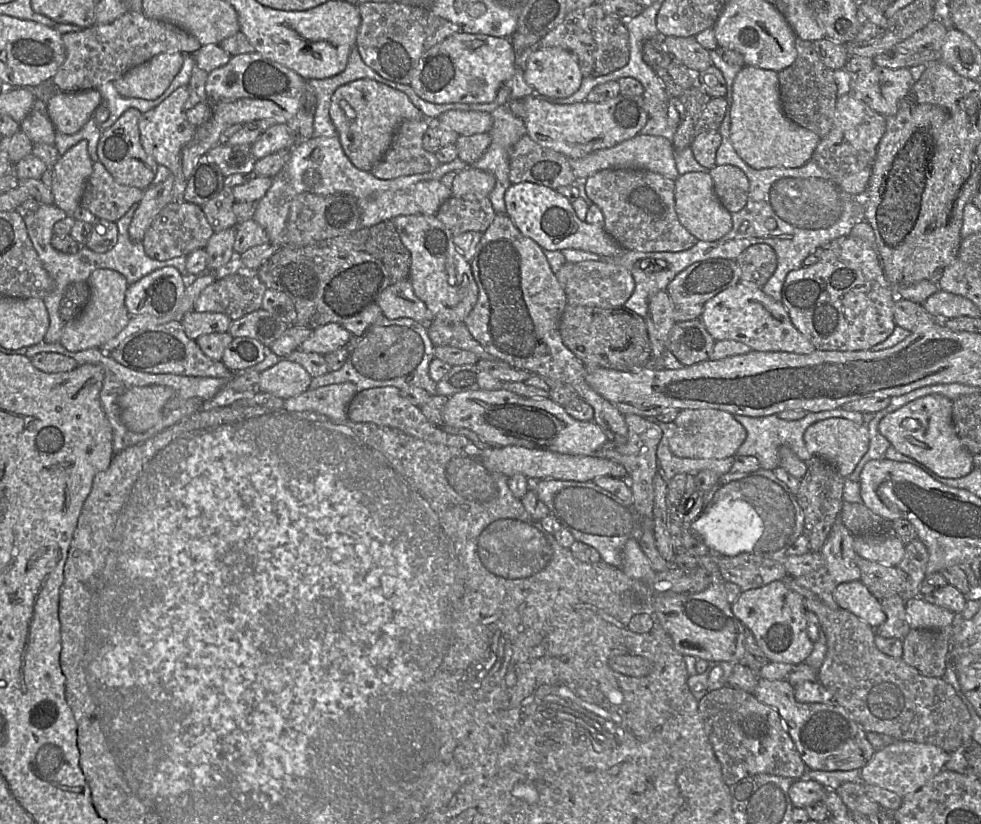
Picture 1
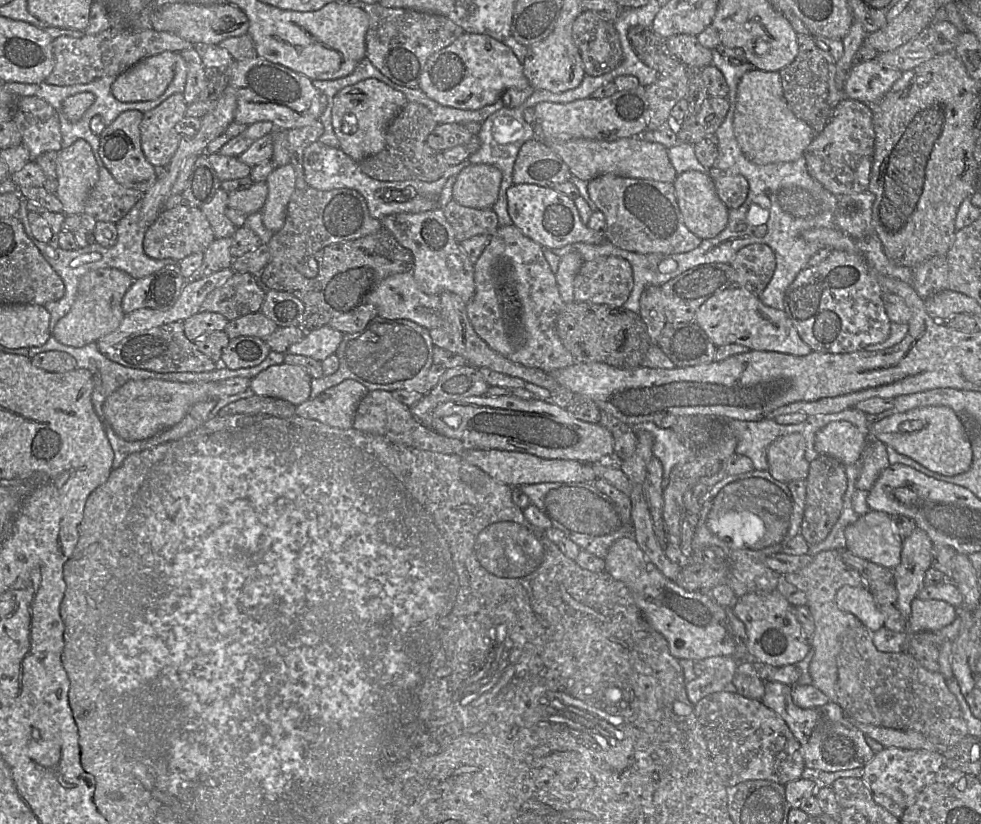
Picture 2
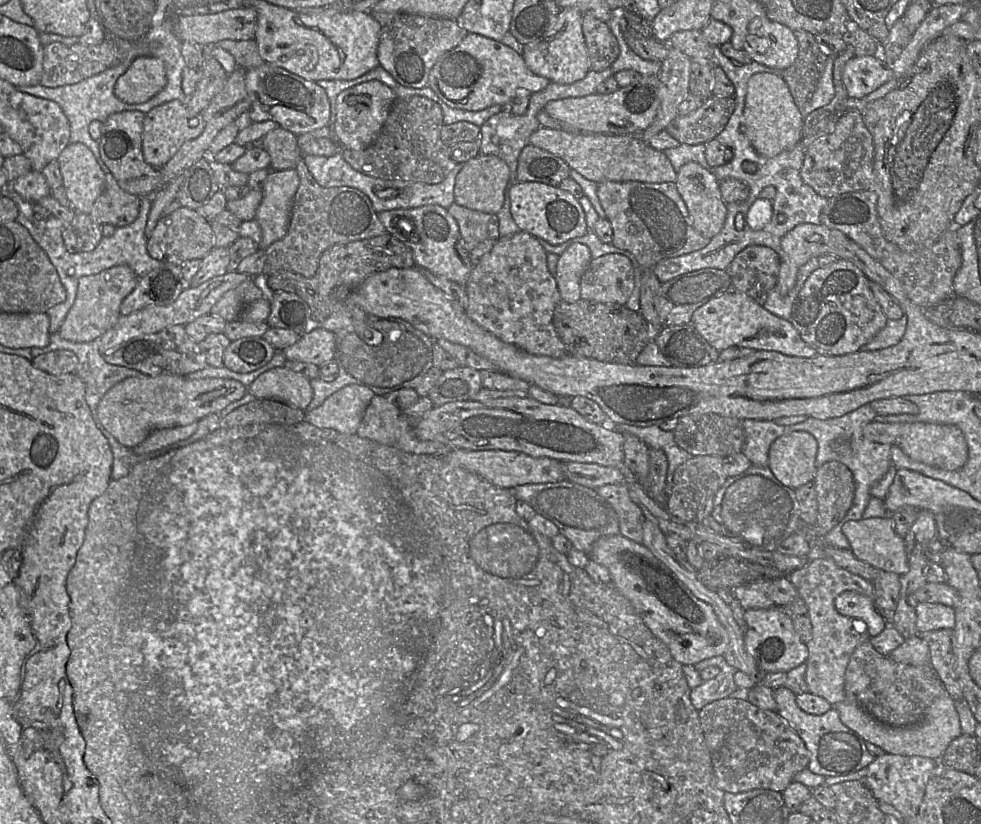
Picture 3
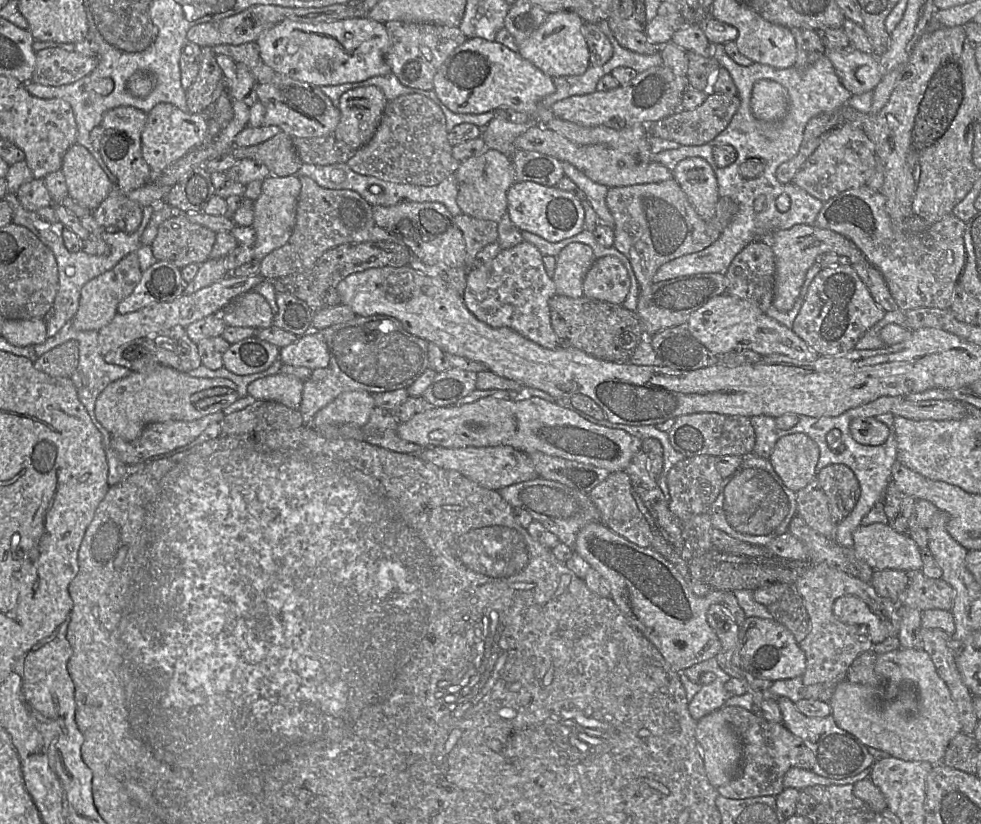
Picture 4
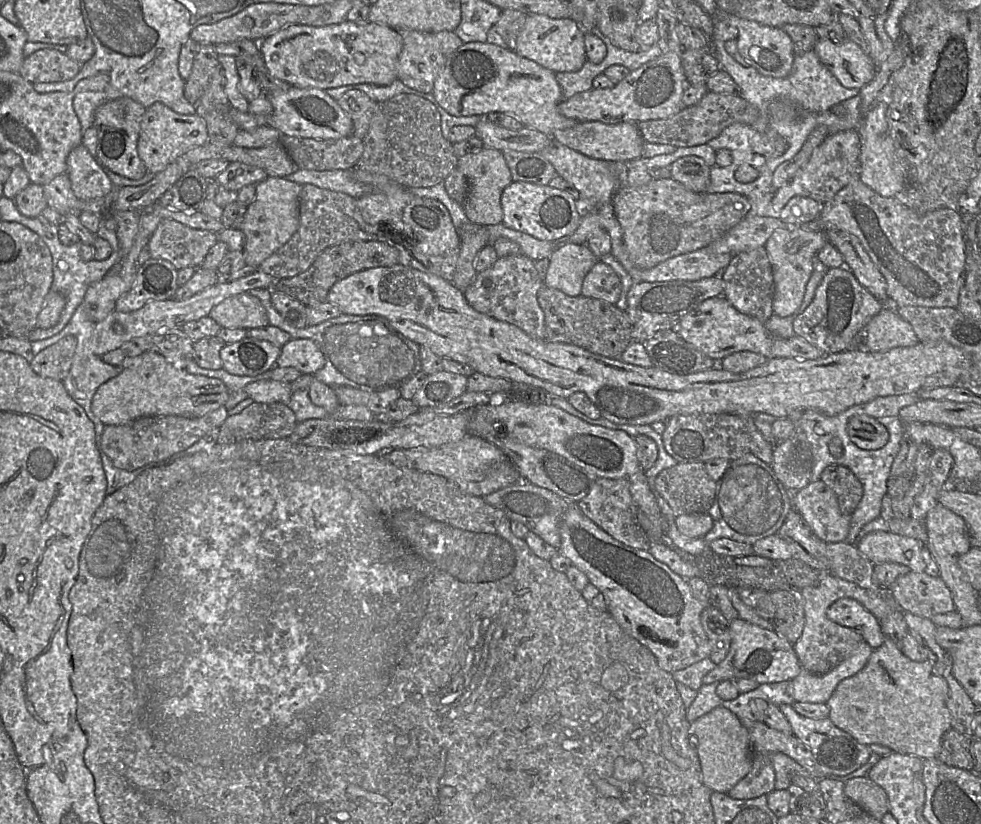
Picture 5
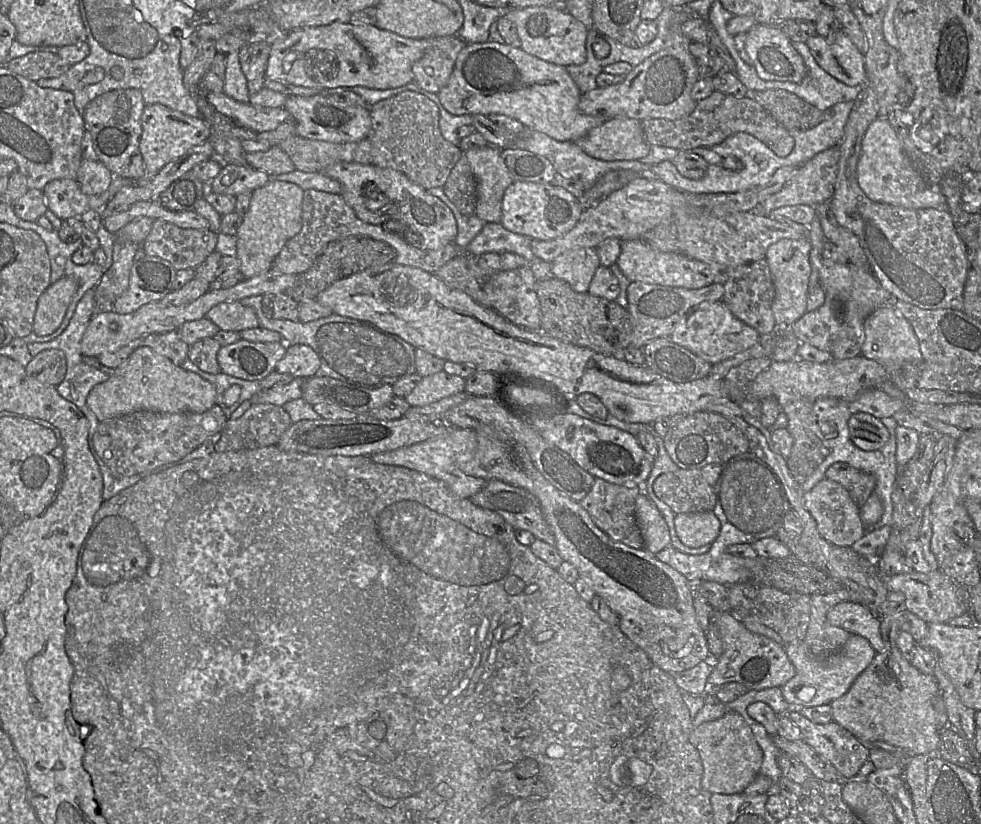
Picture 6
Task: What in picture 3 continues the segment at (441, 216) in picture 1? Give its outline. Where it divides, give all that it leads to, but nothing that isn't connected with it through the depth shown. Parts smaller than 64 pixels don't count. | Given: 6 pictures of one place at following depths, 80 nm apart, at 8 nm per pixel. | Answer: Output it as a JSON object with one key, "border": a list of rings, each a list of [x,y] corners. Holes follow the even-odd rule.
{"border":[[[455,202],[448,208],[448,212],[458,224],[468,254],[480,242],[500,238],[499,220],[496,214],[472,210]]]}

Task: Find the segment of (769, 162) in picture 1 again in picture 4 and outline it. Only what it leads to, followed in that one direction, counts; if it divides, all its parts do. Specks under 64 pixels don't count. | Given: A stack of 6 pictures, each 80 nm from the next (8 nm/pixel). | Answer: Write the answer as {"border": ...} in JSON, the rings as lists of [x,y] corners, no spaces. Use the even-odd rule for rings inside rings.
{"border":[[[761,79],[752,90],[751,110],[754,116],[763,121],[781,120],[788,110],[788,94],[779,83]]]}

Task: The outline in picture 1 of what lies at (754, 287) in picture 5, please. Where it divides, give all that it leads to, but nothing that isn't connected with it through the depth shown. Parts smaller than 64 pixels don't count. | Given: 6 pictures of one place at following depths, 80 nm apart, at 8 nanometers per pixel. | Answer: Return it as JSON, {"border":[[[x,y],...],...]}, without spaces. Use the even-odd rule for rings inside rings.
{"border":[[[758,243],[746,248],[736,259],[741,281],[762,288],[777,268],[777,254],[768,244]]]}

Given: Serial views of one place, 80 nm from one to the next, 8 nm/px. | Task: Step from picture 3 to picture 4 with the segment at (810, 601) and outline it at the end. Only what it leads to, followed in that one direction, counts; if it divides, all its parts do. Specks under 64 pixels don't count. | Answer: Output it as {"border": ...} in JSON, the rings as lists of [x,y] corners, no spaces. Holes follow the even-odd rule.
{"border":[[[812,563],[797,579],[793,587],[801,596],[810,619],[810,630],[799,643],[806,657],[806,668],[802,676],[805,686],[820,683],[839,683],[846,679],[847,672],[854,659],[864,651],[873,650],[873,642],[868,637],[868,630],[860,633],[857,627],[862,624],[847,624],[833,614],[833,603],[842,595],[855,595],[865,601],[879,617],[889,636],[898,636],[900,617],[898,603],[877,594],[871,583],[865,582],[840,569],[824,563]]]}

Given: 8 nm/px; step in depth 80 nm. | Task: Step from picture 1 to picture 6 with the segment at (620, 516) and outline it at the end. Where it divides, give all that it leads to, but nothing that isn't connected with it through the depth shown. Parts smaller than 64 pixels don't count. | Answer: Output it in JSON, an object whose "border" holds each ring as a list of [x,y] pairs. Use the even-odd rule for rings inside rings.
{"border":[[[490,480],[469,499],[475,505],[502,516],[514,530],[527,530],[535,538],[555,546],[555,536],[538,499],[526,489],[501,480]]]}

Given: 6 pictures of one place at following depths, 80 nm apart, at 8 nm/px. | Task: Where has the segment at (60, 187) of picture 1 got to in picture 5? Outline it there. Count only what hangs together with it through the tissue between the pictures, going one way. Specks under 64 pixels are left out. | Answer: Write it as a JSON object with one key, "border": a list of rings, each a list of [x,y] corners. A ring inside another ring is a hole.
{"border":[[[80,144],[67,157],[67,171],[73,193],[79,200],[102,198],[114,185],[100,163]]]}

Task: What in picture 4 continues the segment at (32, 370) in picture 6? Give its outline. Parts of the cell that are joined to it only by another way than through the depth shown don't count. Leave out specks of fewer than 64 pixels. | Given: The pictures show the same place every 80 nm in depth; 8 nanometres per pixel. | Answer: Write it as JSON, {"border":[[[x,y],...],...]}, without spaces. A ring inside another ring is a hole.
{"border":[[[69,340],[43,353],[33,365],[49,376],[70,378],[78,366],[78,360],[78,342]]]}

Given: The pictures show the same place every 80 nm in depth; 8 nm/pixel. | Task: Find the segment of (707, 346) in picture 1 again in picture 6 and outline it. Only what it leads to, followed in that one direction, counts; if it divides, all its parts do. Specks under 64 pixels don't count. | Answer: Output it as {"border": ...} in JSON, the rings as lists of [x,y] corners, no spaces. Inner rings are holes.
{"border":[[[669,337],[651,340],[643,351],[645,366],[676,383],[704,378],[710,374],[713,366]]]}

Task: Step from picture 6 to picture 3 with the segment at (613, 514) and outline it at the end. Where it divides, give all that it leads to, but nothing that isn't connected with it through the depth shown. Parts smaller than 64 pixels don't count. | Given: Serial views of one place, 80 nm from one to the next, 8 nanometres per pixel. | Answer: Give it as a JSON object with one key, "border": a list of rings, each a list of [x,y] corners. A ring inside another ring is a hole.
{"border":[[[606,484],[597,488],[596,492],[616,513],[620,534],[642,544],[645,517],[641,508],[629,496],[627,485]]]}

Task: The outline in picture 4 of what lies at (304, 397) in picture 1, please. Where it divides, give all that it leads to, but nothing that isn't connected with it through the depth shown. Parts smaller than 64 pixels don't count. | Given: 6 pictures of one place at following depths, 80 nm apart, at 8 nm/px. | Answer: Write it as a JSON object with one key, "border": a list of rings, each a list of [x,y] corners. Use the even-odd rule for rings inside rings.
{"border":[[[368,391],[344,392],[315,414],[312,426],[353,424],[363,427],[374,407],[373,394]]]}

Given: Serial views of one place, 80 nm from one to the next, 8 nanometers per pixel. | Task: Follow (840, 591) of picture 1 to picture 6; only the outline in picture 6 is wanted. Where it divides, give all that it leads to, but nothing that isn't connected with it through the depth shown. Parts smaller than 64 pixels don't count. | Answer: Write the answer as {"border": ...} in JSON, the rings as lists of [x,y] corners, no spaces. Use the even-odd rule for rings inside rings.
{"border":[[[840,602],[829,610],[827,621],[833,626],[847,630],[852,635],[866,638],[876,653],[884,651],[880,619],[866,605],[858,602]]]}

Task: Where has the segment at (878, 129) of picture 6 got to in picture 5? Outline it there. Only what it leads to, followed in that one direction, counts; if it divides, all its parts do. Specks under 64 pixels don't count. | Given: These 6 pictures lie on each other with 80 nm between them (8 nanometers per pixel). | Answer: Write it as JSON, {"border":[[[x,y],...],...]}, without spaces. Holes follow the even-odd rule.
{"border":[[[878,102],[863,118],[858,133],[861,139],[860,180],[877,194],[895,197],[906,184],[906,162],[897,156],[894,142],[888,131],[885,113],[888,104]]]}

